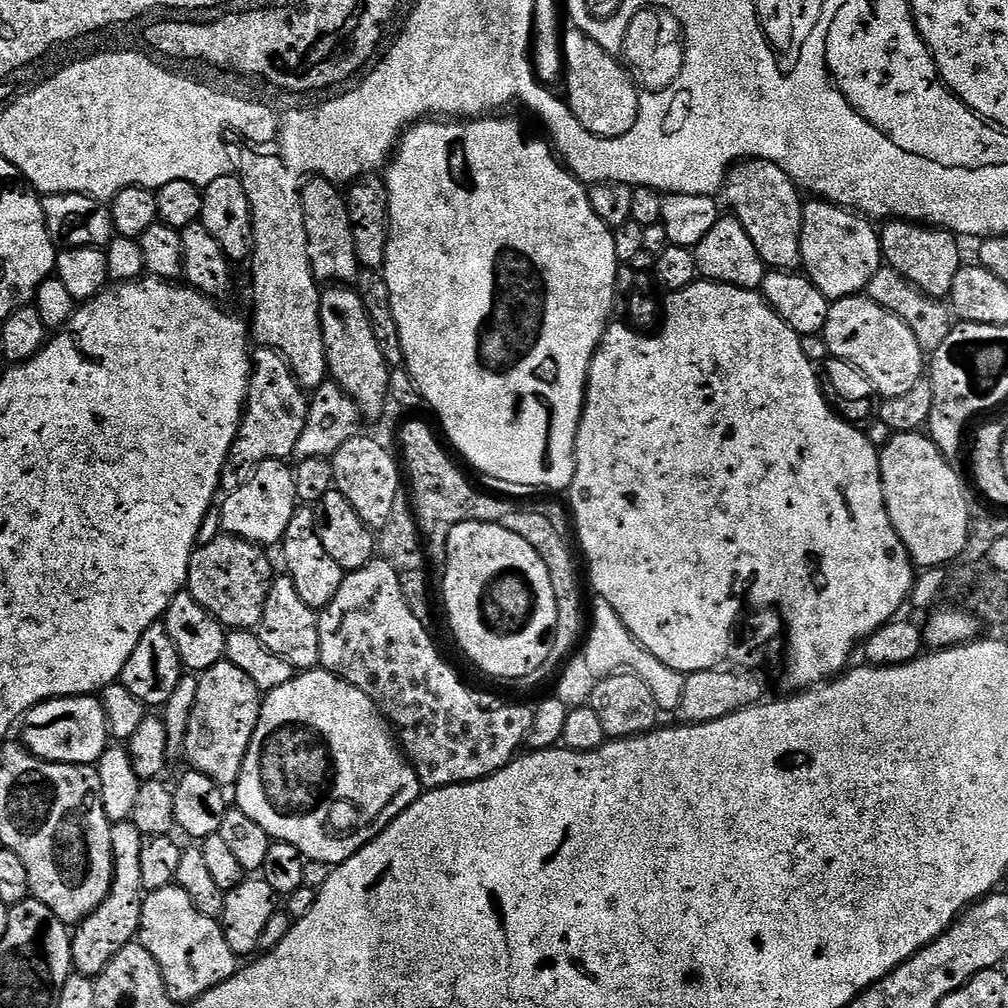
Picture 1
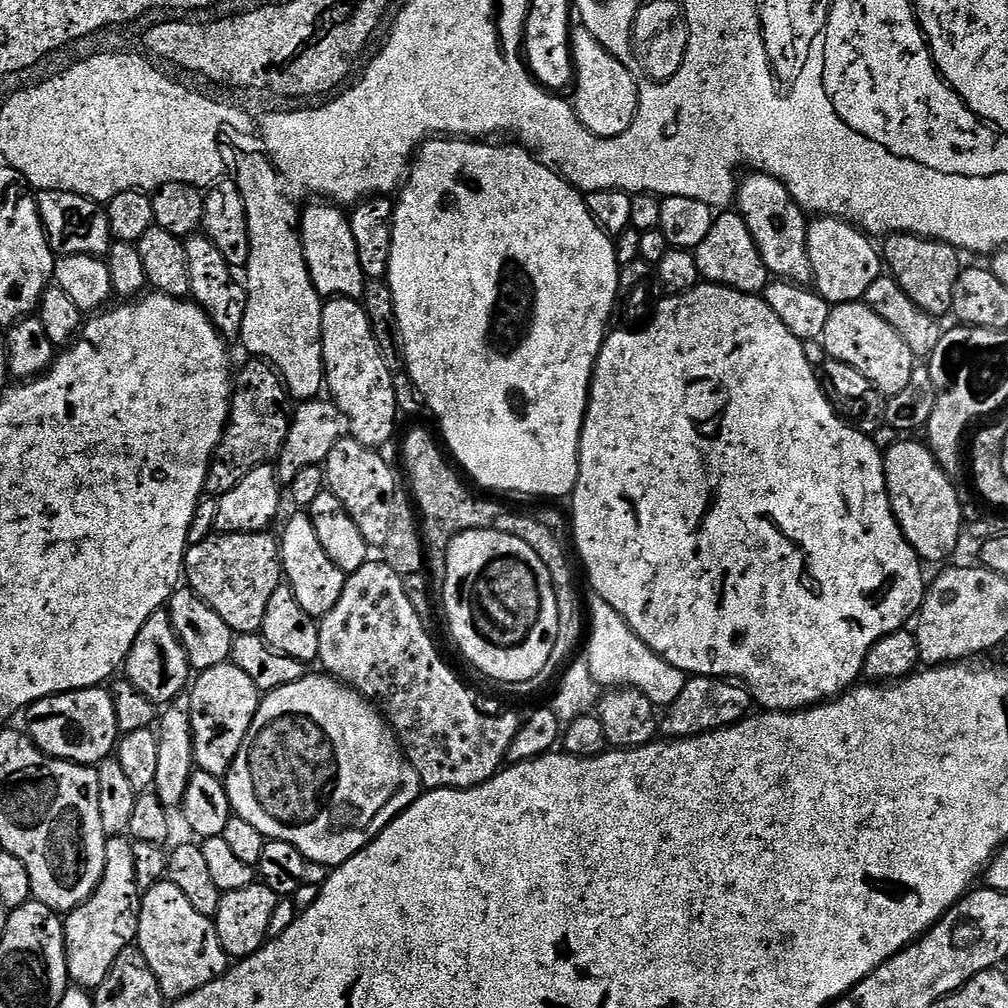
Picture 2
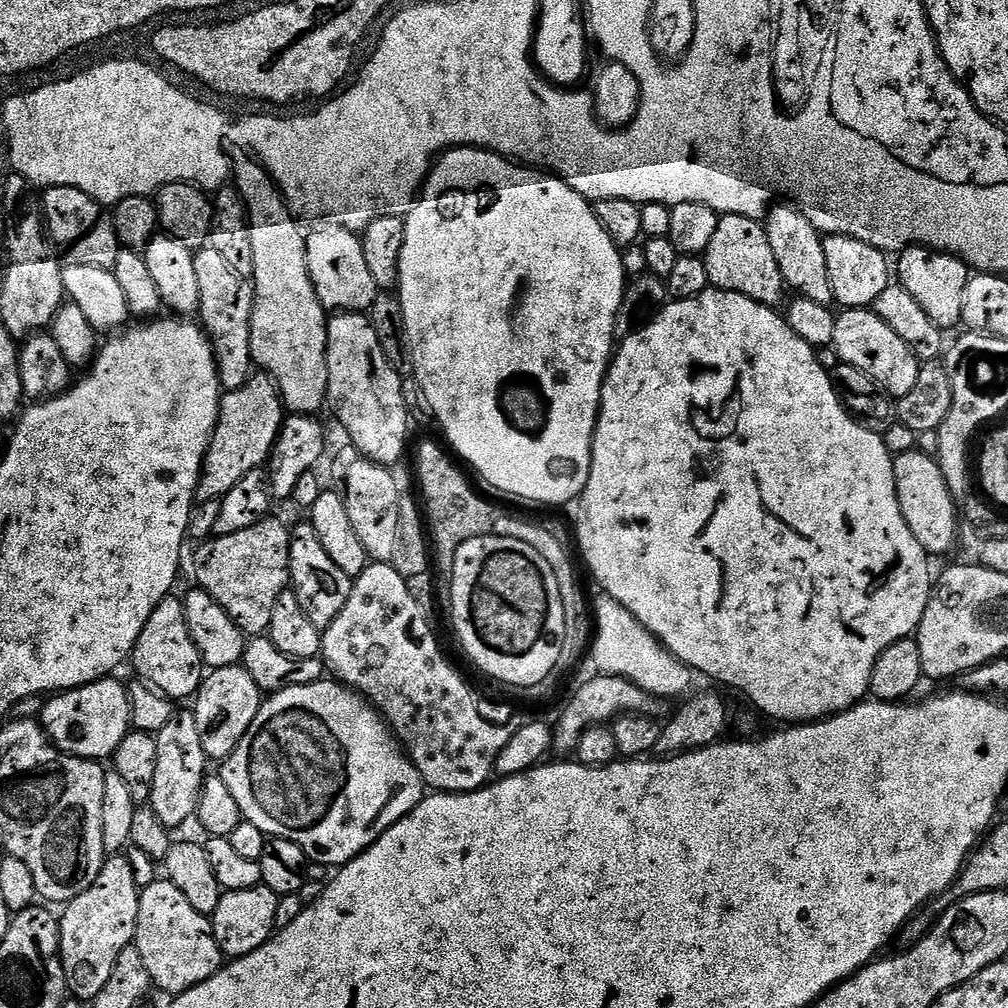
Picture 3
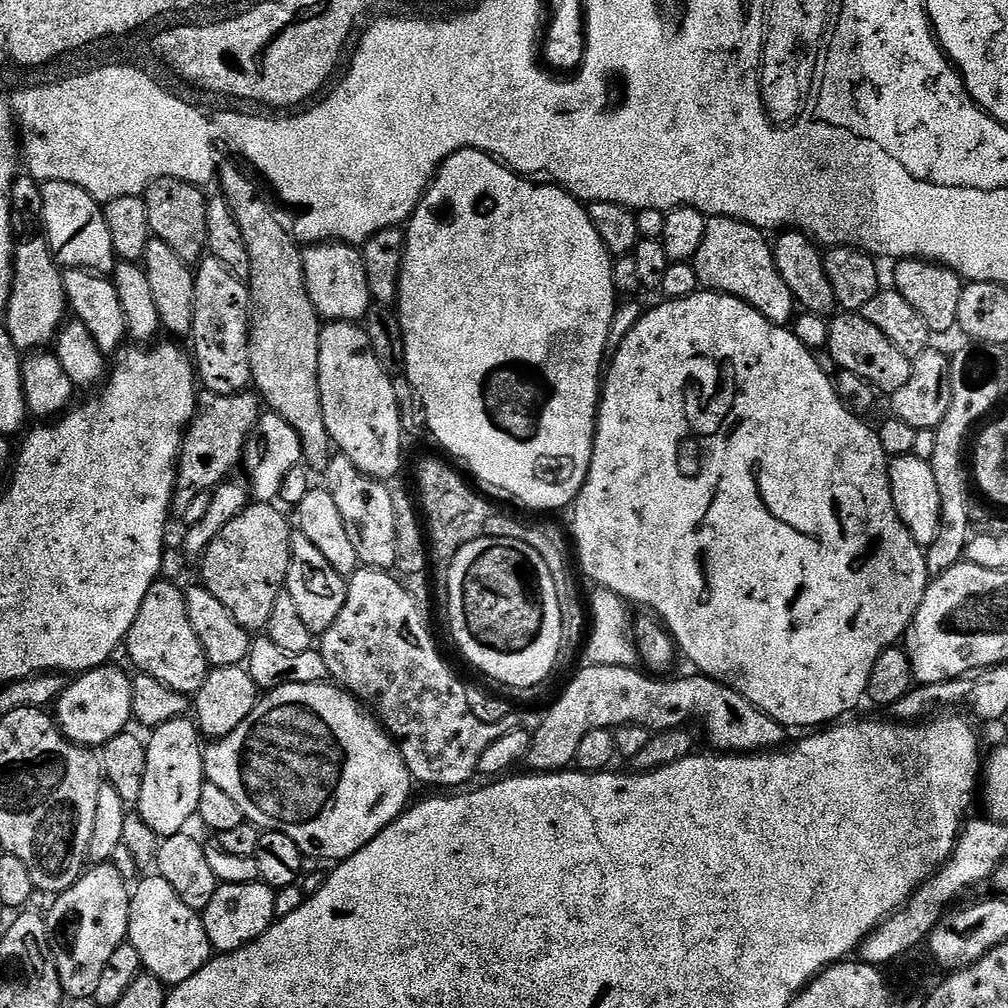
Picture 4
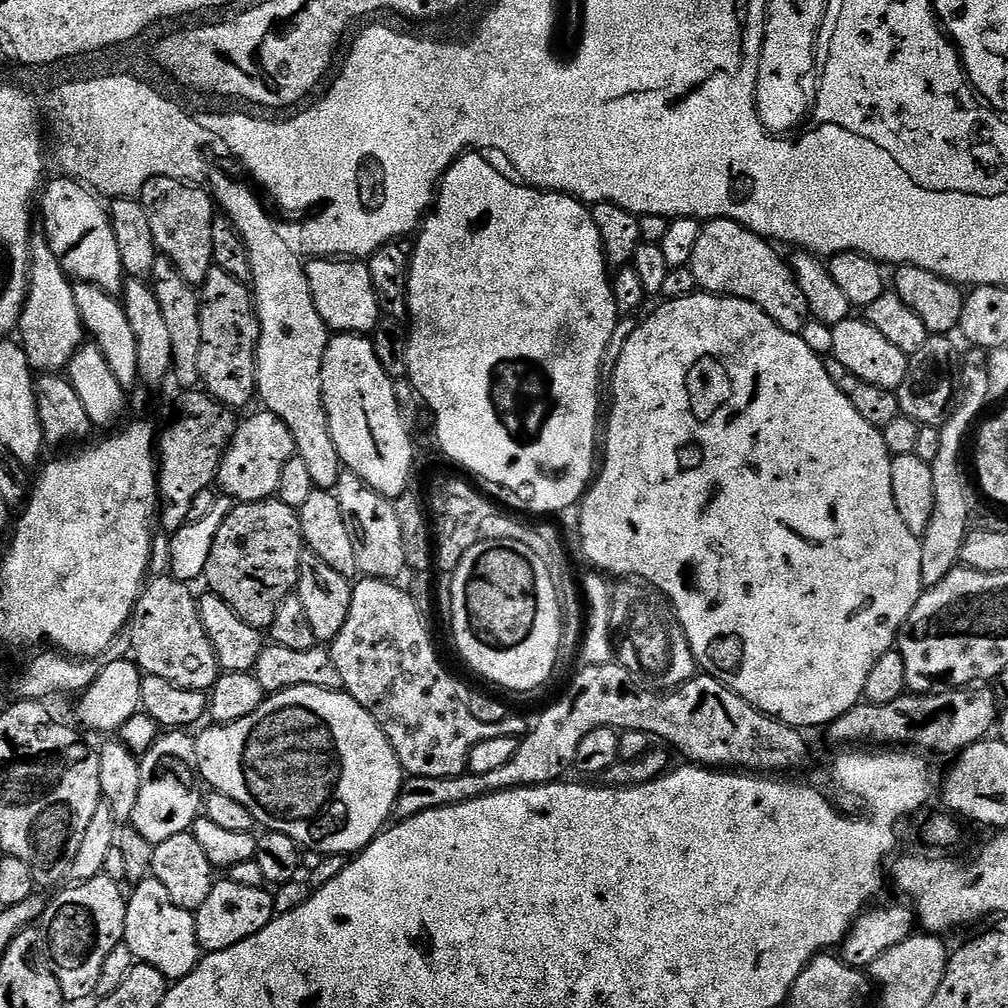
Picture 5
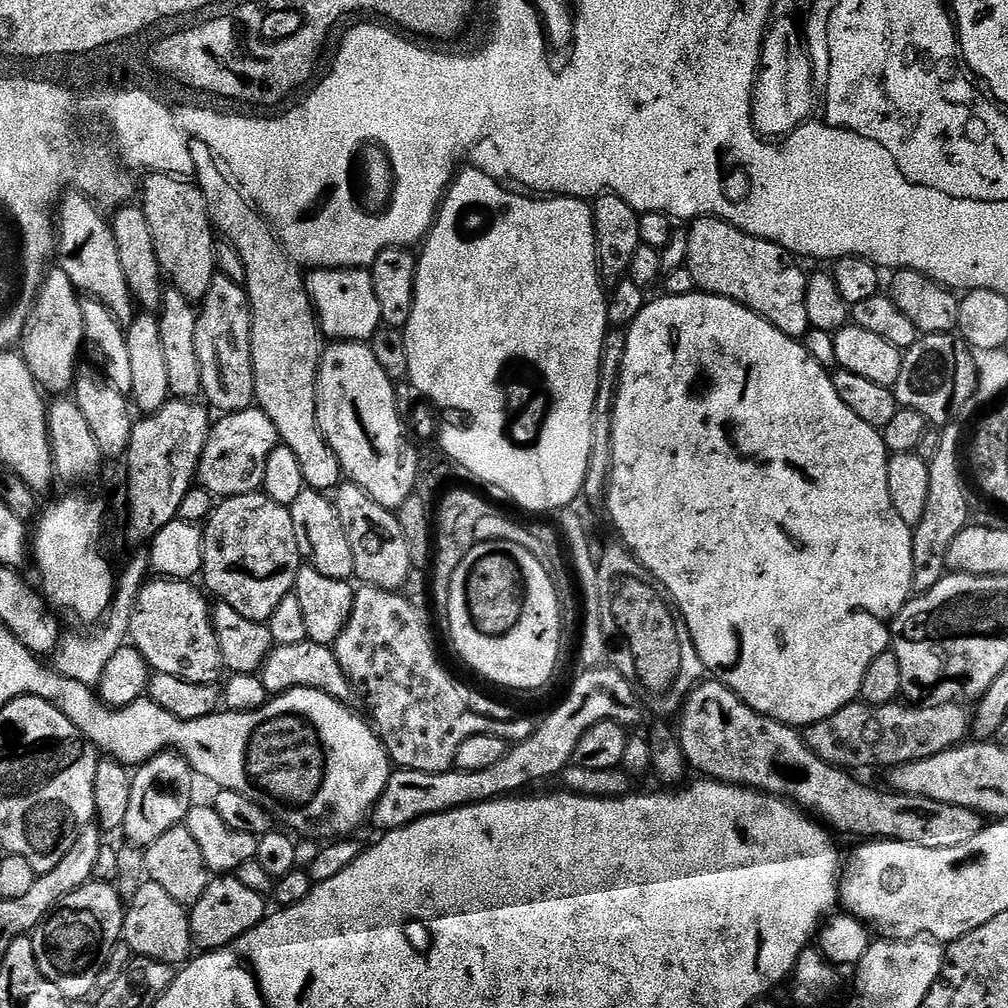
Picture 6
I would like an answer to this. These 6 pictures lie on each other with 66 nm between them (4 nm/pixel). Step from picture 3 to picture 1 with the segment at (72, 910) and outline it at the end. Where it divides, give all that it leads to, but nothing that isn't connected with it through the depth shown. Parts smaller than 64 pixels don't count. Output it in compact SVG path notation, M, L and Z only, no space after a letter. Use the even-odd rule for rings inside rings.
M123 820L113 824L110 830L110 846L112 847L112 888L100 907L75 925L72 932L72 967L84 976L97 977L122 950L122 946L133 943L137 939L142 922L142 906L146 891L142 882L141 857L145 837L134 826L131 820Z

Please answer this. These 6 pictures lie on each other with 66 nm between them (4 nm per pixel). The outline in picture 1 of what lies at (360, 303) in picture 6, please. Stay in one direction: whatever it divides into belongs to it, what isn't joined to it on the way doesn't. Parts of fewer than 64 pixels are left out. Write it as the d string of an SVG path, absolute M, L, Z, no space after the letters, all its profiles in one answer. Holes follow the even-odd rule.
M312 178L307 183L300 189L300 201L304 207L306 242L312 273L320 282L331 282L336 286L351 285L362 269L358 254L354 250L354 234L350 230L350 214L345 193L330 180Z

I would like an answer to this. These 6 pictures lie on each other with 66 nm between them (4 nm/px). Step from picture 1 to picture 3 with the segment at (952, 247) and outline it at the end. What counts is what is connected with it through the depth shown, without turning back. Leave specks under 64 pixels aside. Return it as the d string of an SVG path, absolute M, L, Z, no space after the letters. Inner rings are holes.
M913 244L904 247L895 257L894 276L900 287L922 306L926 318L936 324L937 329L957 327L960 324L960 299L962 290L970 275L970 269L959 256L953 256L950 252L937 250L923 244Z

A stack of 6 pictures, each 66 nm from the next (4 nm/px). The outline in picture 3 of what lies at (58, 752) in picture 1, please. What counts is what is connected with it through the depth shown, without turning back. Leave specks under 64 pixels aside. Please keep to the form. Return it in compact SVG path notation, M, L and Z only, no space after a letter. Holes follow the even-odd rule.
M116 678L95 680L81 688L61 690L44 702L38 723L52 745L60 752L83 760L104 762L107 756L108 759L115 757L122 738L126 738L130 730L128 691Z

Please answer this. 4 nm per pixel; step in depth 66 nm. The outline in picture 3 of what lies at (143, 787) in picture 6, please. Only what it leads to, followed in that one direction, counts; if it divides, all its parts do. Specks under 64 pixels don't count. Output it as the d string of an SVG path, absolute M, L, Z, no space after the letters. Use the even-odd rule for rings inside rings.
M177 711L156 738L156 765L154 782L148 795L148 804L158 814L158 818L170 830L176 830L179 824L191 821L196 815L196 802L200 797L200 786L206 775L206 757L202 742L198 738L198 726L191 711Z

